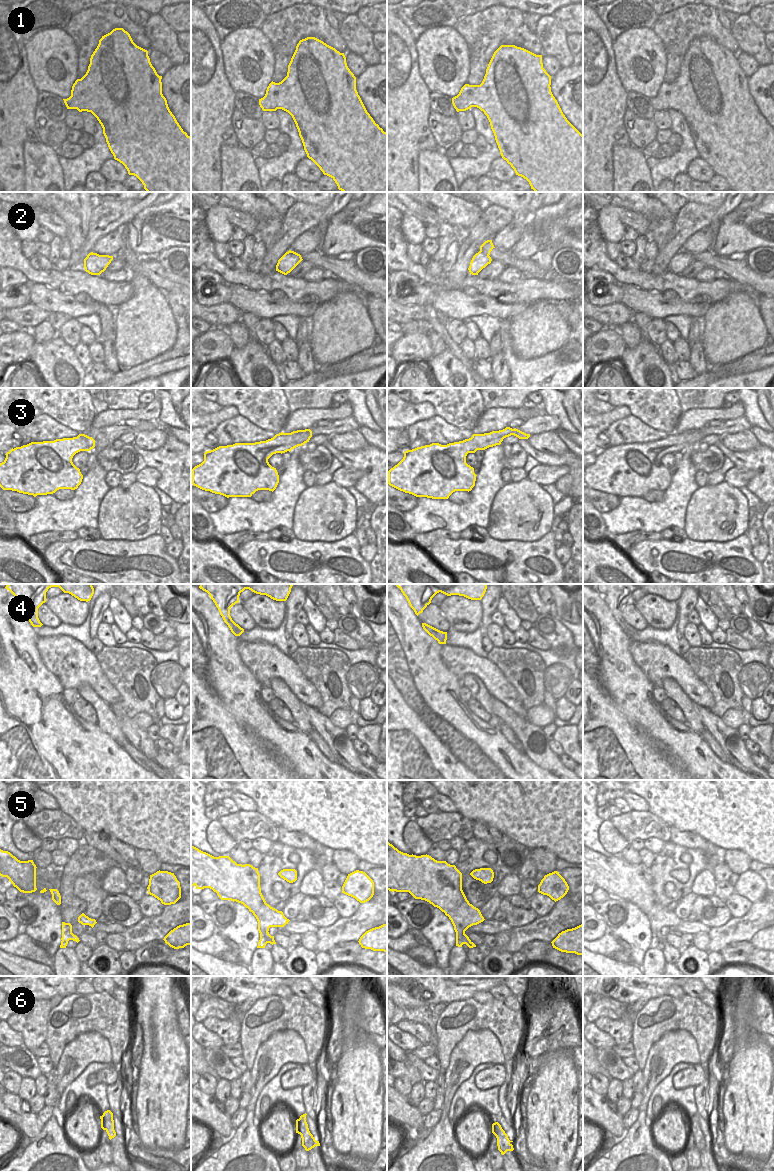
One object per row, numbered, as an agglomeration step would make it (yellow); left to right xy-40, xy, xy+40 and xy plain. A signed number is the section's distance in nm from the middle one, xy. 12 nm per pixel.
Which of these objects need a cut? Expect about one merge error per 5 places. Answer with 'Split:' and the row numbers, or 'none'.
Split: none

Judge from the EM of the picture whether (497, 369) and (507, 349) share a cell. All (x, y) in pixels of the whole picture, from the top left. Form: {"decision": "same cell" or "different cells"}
{"decision": "same cell"}

